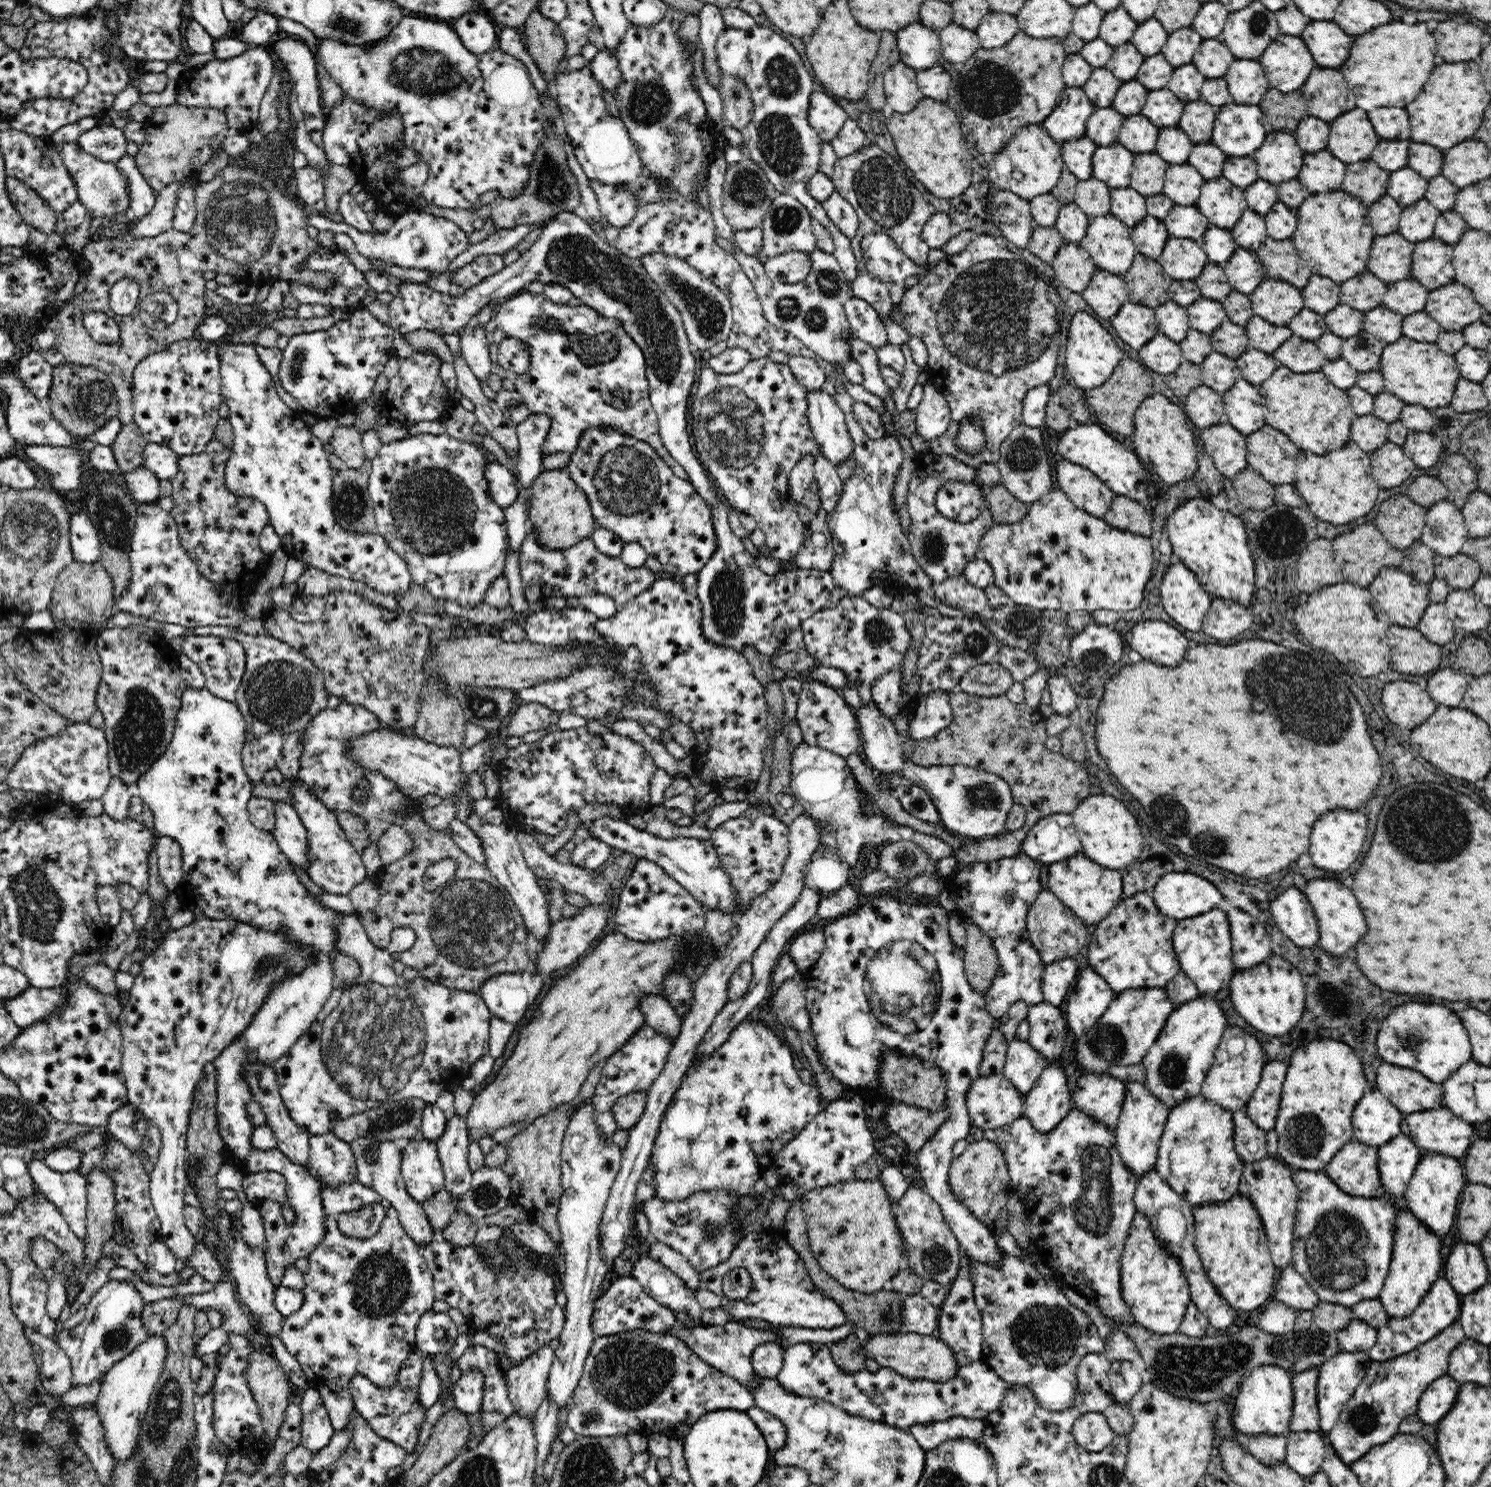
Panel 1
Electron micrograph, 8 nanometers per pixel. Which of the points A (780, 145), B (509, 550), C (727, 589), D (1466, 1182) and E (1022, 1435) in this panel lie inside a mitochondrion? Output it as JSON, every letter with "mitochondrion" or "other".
{"A":"mitochondrion","B":"other","C":"mitochondrion","D":"other","E":"other"}

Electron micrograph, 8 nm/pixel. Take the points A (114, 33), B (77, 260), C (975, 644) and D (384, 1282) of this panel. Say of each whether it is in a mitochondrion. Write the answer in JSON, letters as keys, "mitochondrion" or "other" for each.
{"A":"other","B":"other","C":"mitochondrion","D":"mitochondrion"}

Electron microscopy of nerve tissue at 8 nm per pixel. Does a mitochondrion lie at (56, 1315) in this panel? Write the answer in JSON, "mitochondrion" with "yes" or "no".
{"mitochondrion":"no"}

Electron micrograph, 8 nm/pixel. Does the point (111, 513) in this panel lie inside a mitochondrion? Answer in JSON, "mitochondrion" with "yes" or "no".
{"mitochondrion":"yes"}

